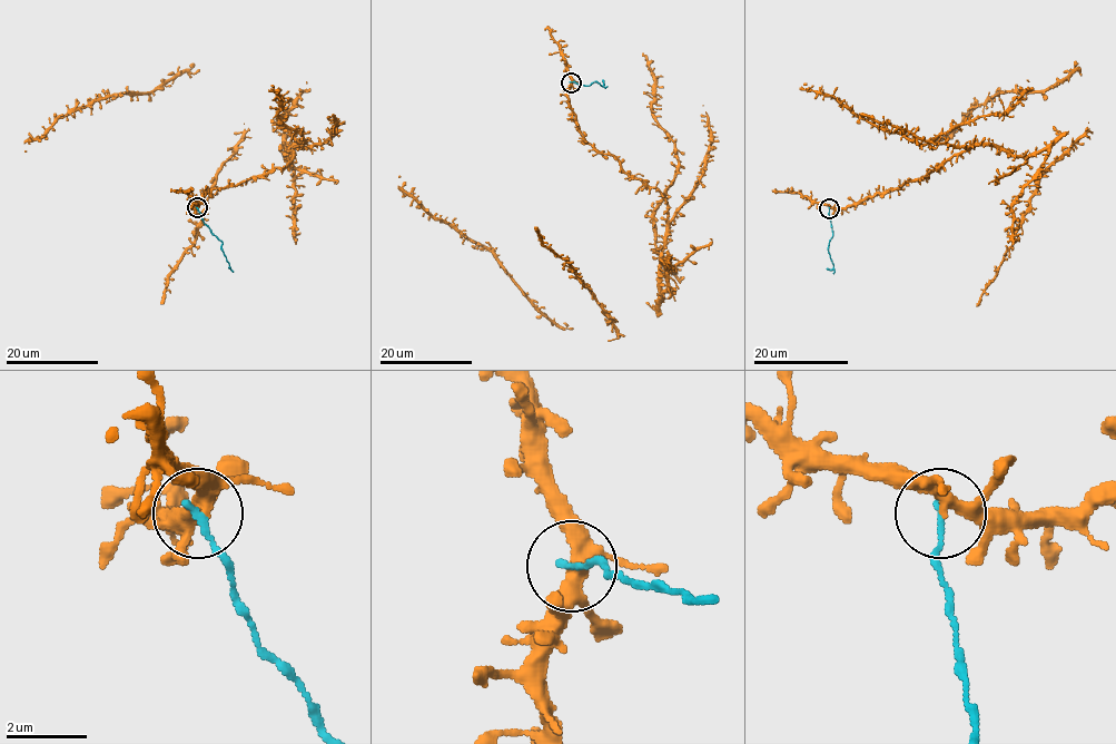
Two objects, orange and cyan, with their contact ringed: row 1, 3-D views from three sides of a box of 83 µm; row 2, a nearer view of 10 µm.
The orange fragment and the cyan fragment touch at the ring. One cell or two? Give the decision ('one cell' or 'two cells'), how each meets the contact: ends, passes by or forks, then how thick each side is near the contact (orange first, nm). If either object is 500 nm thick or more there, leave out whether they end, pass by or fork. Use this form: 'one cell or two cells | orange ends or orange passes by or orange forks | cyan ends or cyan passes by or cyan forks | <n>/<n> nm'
two cells | orange forks | cyan ends | 280/170 nm

